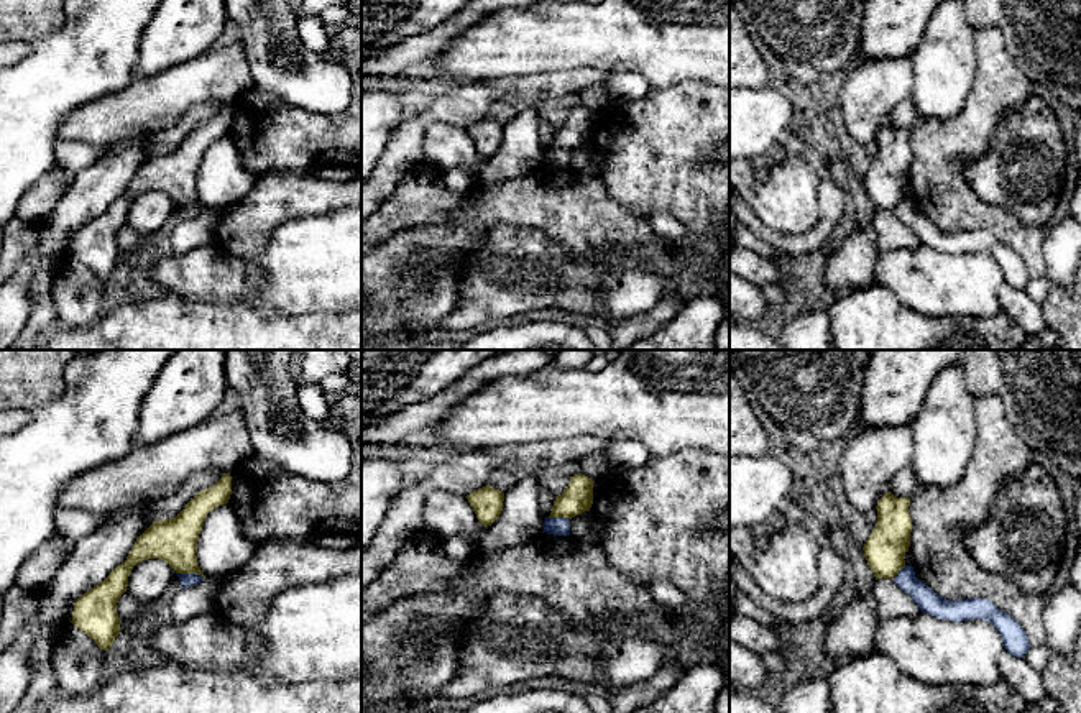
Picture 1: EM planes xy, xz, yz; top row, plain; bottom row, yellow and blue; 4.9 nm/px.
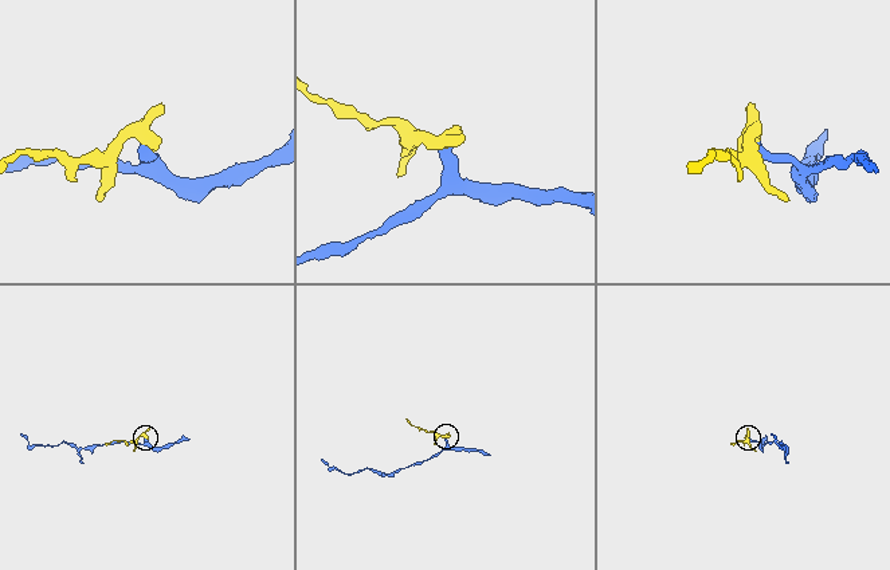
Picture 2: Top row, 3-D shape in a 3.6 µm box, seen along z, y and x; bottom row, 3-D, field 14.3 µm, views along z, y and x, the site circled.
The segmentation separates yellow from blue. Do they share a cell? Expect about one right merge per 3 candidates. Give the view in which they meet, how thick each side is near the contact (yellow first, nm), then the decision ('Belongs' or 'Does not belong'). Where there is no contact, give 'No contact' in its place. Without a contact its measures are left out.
Touches yellow in xy. Thickness 220 nm (yellow) against 70 nm. Does not belong

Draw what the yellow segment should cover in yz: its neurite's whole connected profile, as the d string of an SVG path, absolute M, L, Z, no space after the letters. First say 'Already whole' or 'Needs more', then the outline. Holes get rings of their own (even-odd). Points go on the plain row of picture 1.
Already whole. M890 123L876 138L877 156L862 179L876 212L894 212L905 199L904 187L908 184L912 164L908 138L910 130L897 130Z

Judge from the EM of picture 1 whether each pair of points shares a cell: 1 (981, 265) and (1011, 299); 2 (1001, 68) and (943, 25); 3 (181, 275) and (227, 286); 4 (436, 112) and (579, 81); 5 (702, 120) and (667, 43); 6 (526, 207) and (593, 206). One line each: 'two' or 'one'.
1: two
2: two
3: one
4: one
5: two
6: one

